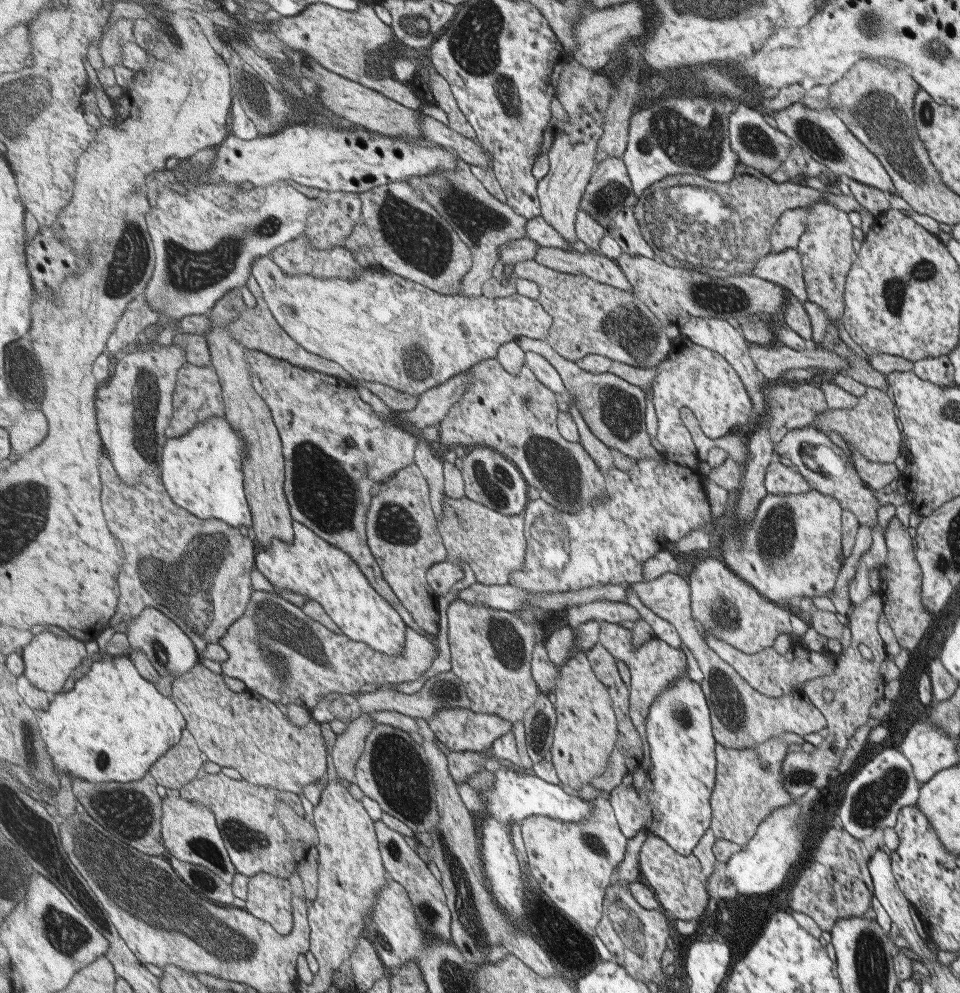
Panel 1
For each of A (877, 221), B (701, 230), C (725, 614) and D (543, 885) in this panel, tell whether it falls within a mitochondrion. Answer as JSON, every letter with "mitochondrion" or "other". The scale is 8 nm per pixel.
{"A":"other","B":"mitochondrion","C":"mitochondrion","D":"other"}

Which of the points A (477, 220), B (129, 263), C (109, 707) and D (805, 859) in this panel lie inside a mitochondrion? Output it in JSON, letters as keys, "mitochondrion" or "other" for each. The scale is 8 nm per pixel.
{"A":"mitochondrion","B":"mitochondrion","C":"other","D":"other"}

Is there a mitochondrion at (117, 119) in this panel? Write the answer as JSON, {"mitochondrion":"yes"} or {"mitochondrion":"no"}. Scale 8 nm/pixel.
{"mitochondrion":"no"}

